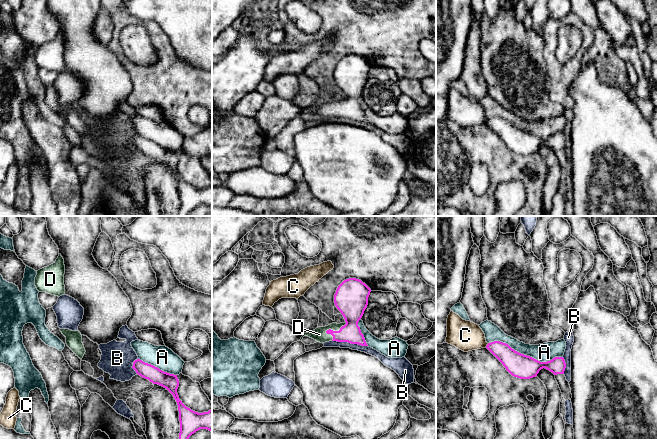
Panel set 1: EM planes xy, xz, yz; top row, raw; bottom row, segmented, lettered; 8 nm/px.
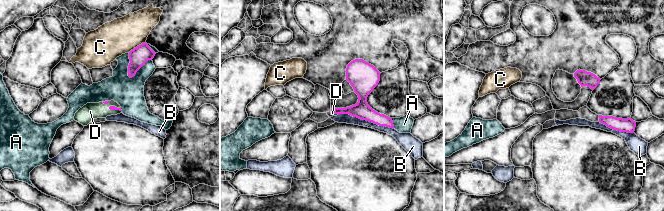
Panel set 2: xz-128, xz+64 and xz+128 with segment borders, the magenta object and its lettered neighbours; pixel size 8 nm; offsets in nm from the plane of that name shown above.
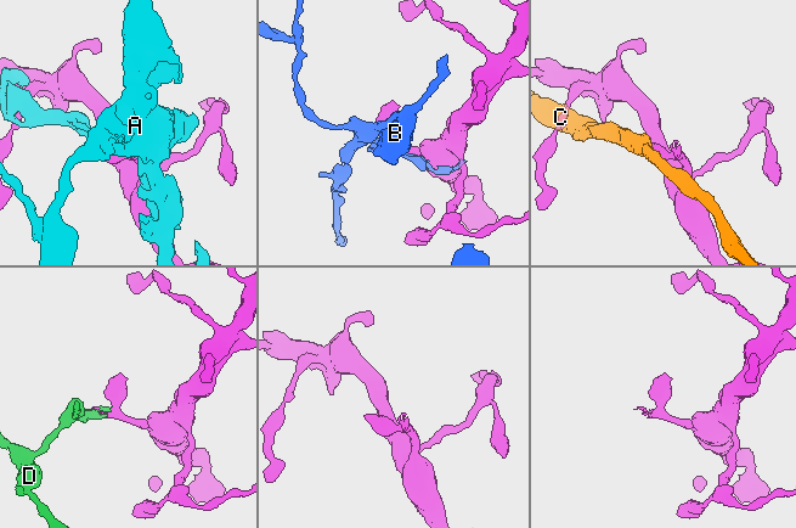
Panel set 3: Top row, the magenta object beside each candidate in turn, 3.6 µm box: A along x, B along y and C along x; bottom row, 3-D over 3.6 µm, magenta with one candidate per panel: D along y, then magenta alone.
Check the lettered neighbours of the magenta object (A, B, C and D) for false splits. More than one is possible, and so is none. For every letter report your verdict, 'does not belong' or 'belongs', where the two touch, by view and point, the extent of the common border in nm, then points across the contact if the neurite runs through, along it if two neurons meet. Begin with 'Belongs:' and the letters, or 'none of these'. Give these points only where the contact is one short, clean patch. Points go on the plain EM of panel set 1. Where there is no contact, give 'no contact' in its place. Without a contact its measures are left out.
Belongs: D
A: does not belong | yz (525, 131) | 600 nm
B: does not belong | xz (350, 118) | 300 nm
C: does not belong | yz (487, 121) | 50 nm
D: belongs | xz (330, 105) | 200 nm | across xz (352, 83), (351, 96), (330, 105), (323, 110), (319, 110)

